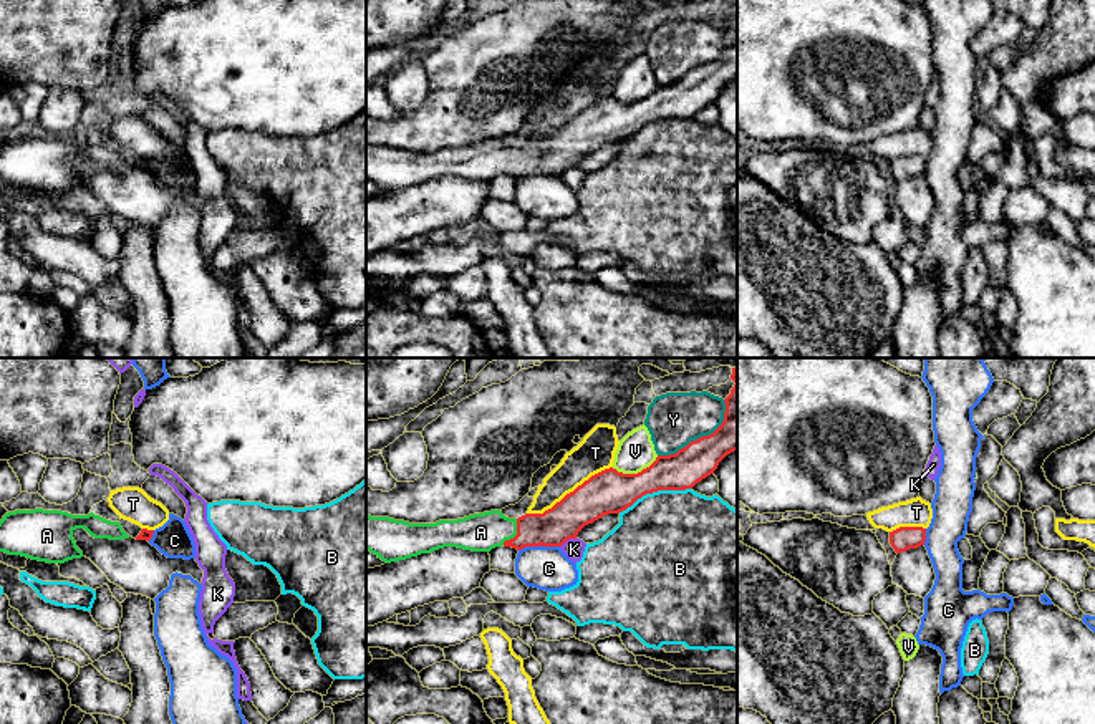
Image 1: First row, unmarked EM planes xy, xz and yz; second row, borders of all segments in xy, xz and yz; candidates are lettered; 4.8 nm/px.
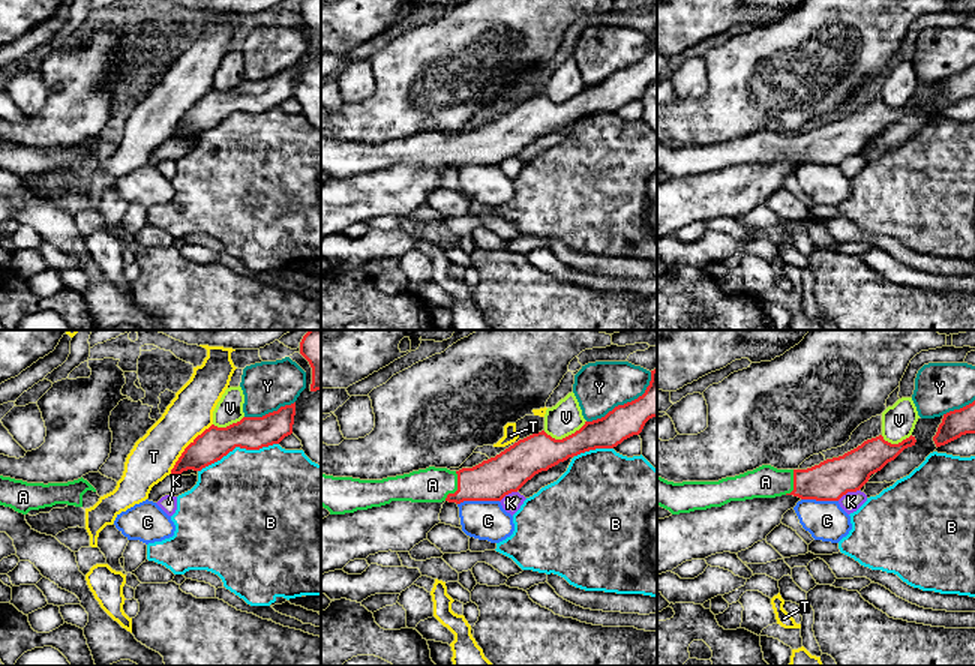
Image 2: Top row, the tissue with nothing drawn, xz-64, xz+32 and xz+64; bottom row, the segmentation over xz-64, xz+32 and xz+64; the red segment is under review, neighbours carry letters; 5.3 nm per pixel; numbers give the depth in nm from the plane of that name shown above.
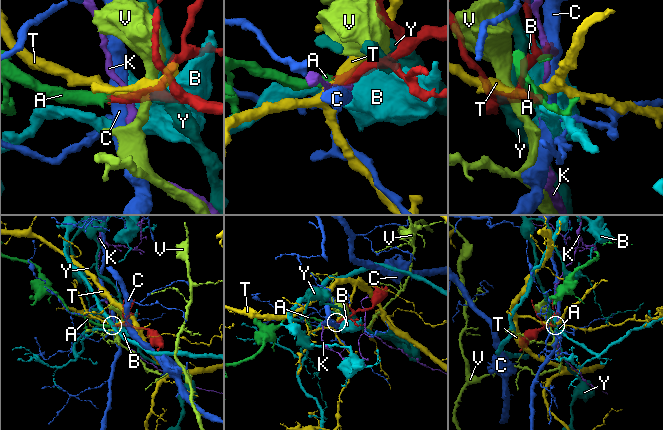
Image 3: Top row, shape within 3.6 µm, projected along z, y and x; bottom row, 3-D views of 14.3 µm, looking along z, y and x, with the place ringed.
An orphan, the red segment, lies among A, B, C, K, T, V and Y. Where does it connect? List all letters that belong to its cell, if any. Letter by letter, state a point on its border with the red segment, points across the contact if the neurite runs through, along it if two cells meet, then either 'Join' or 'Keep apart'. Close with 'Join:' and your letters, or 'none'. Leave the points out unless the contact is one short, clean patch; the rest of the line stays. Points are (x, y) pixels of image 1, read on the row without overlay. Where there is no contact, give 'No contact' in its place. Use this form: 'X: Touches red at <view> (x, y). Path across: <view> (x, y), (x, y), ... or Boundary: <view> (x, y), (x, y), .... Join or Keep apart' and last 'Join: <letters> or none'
A: Touches red at xz (517, 163). Path across: xz (565, 148), (552, 158), (517, 163), (481, 161). Join
B: Touches red at xz (655, 120). Keep apart
C: Touches red at xz (539, 174). Keep apart
K: Touches red at xz (567, 168). Boundary: xz (575, 166), (570, 166), (560, 176). Keep apart
T: Touches red at xz (570, 121). Keep apart
V: Touches red at xz (635, 103). Keep apart
Y: Touches red at xz (703, 65). Keep apart
Join: A

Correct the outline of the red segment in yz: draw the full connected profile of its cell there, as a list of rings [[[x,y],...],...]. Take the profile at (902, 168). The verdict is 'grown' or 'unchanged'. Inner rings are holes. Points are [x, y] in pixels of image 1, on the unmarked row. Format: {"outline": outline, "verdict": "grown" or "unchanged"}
{"outline": [[[900,156],[890,161],[890,172],[896,182],[909,177],[918,177],[926,171],[926,157],[923,156]]], "verdict": "unchanged"}

